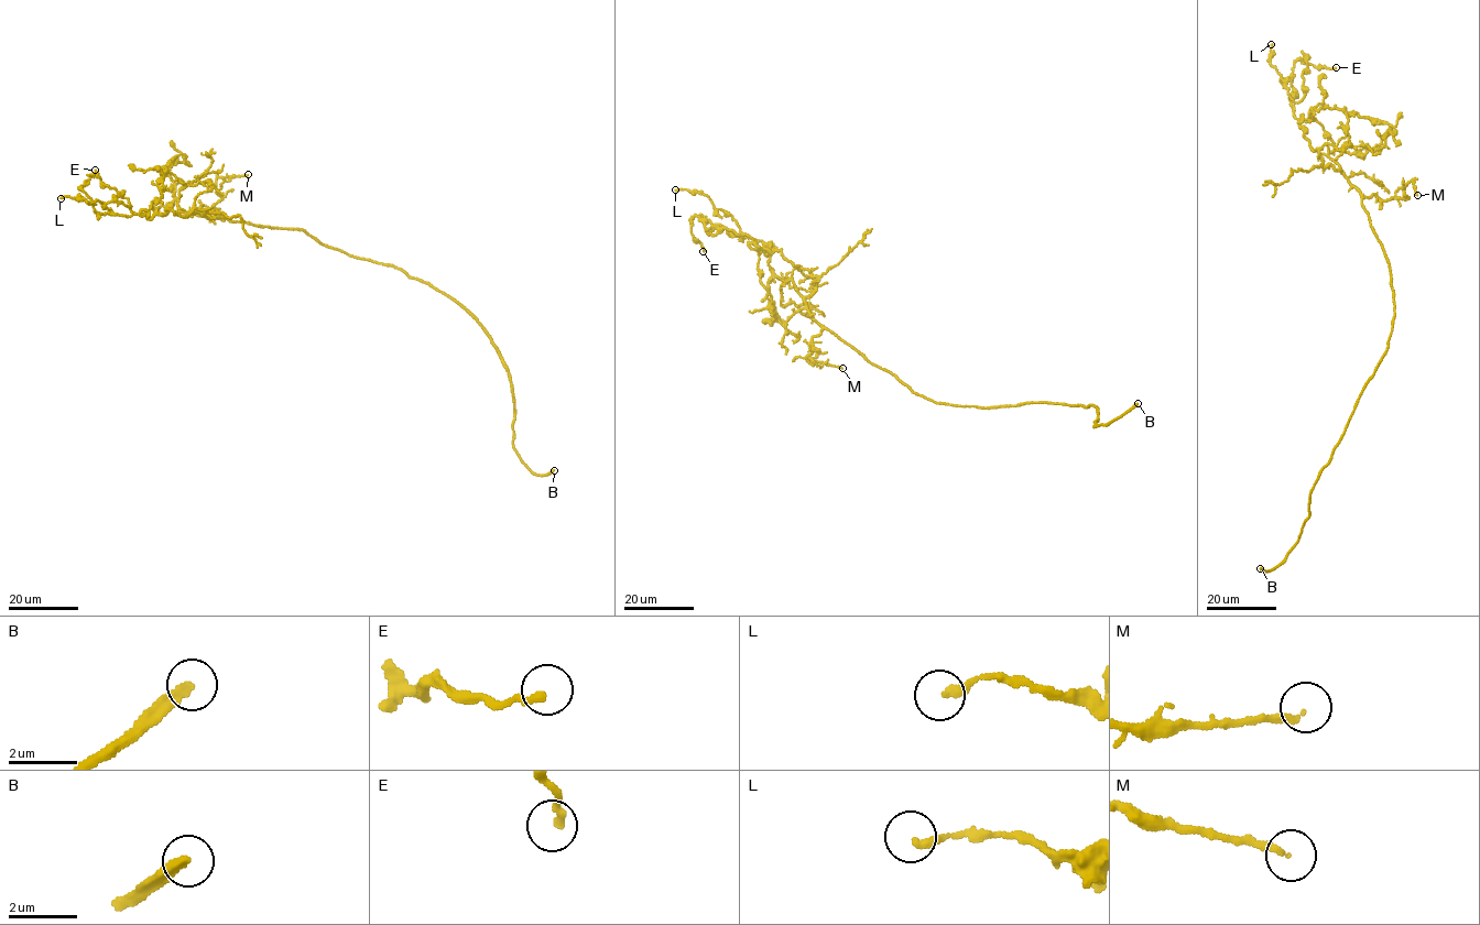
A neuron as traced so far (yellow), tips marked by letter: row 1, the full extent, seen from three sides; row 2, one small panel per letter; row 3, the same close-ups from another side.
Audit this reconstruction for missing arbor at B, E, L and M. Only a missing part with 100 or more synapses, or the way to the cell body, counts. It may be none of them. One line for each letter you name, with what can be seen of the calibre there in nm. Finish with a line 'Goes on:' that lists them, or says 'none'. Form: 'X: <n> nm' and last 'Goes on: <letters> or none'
B: 280 nm
Goes on: B

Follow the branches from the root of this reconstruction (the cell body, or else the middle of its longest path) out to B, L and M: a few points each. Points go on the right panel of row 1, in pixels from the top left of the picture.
B: (1391, 281), (1395, 307), (1385, 352), (1314, 486), (1309, 517), (1298, 540), (1276, 567), (1270, 572), (1260, 568)
L: (1391, 281), (1361, 194), (1310, 148), (1303, 115), (1295, 117), (1270, 64), (1271, 44)
M: (1391, 281), (1389, 262), (1362, 199), (1373, 194), (1381, 199), (1404, 198), (1404, 188), (1412, 180), (1417, 195)

